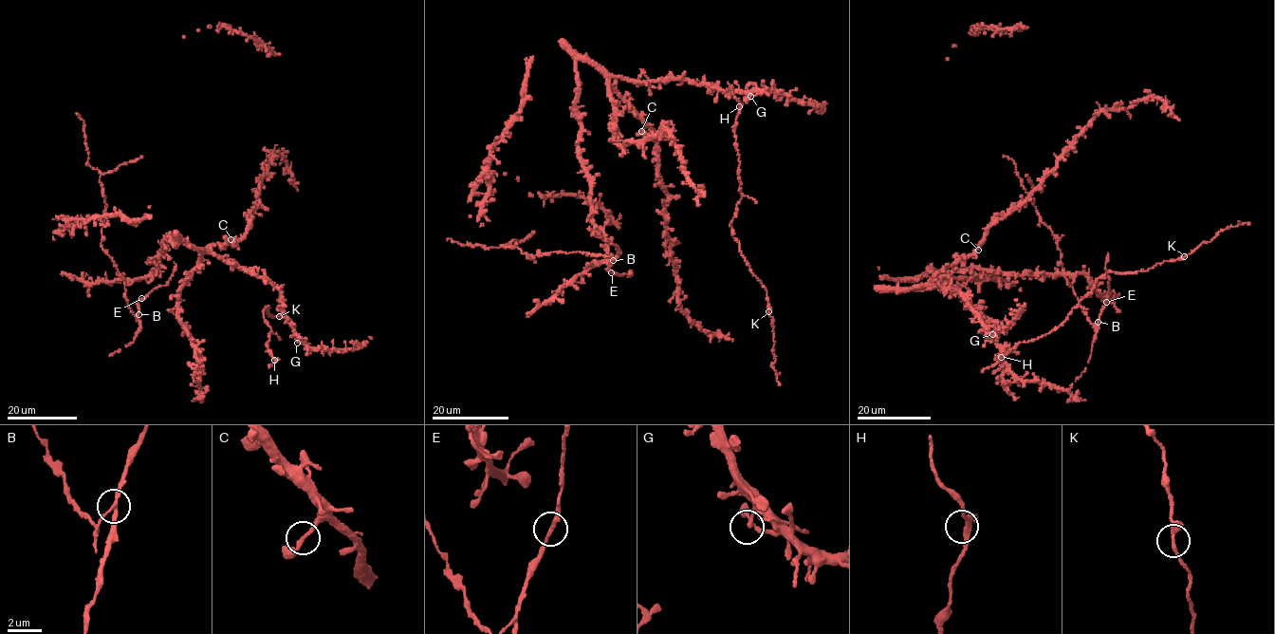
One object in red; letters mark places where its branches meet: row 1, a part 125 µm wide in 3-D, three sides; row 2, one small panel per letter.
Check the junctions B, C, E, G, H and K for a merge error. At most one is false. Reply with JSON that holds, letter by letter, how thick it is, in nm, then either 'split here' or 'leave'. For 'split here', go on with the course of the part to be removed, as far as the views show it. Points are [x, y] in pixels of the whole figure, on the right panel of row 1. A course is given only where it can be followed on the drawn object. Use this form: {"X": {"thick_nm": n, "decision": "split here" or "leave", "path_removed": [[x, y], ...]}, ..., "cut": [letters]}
{"B": {"thick_nm": 200, "decision": "split here", "path_removed": [[1098, 321], [1094, 326], [1067, 280], [1056, 238], [1041, 222], [1032, 200], [1022, 184], [1013, 160], [1004, 155]]}, "C": {"thick_nm": 240, "decision": "leave"}, "E": {"thick_nm": 240, "decision": "leave"}, "G": {"thick_nm": 190, "decision": "leave"}, "H": {"thick_nm": 240, "decision": "leave"}, "K": {"thick_nm": 240, "decision": "leave"}, "cut": ["B"]}

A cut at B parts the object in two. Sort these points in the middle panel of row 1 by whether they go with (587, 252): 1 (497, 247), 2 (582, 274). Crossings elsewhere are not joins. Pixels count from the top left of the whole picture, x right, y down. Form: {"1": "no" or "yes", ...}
{"1": "yes", "2": "no"}

